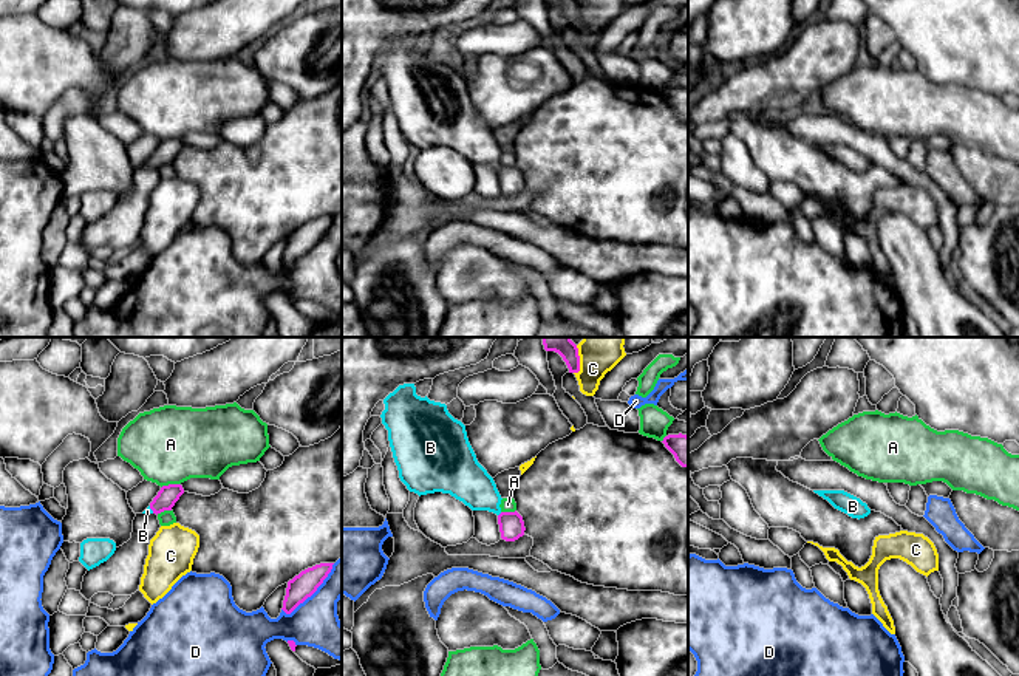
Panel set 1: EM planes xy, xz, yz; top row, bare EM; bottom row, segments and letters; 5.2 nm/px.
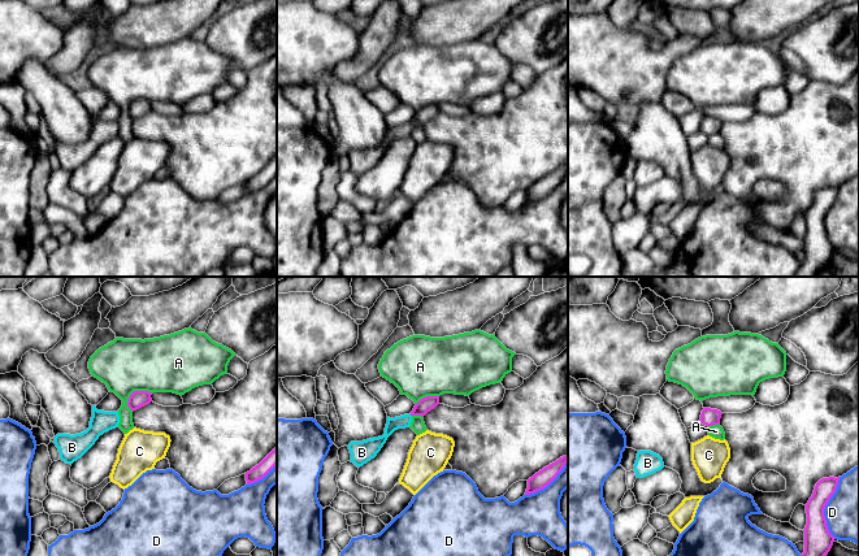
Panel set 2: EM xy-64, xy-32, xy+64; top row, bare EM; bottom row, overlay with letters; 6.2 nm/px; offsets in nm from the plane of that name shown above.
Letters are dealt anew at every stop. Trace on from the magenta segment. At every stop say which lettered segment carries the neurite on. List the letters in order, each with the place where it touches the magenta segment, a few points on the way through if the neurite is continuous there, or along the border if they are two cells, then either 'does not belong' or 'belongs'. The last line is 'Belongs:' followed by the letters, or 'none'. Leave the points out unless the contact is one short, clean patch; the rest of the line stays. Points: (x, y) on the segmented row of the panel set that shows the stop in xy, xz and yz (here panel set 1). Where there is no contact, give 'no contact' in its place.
A: meets magenta in xy at (170, 484); does not belong
B: meets magenta in xz at (500, 514); runs through xz (511, 523), (500, 514), (466, 480); belongs
C: meets magenta in xz at (579, 361); border along xz (575, 345), (579, 370), (574, 373); does not belong
D: meets magenta in xy at (311, 594); does not belong
Belongs: B

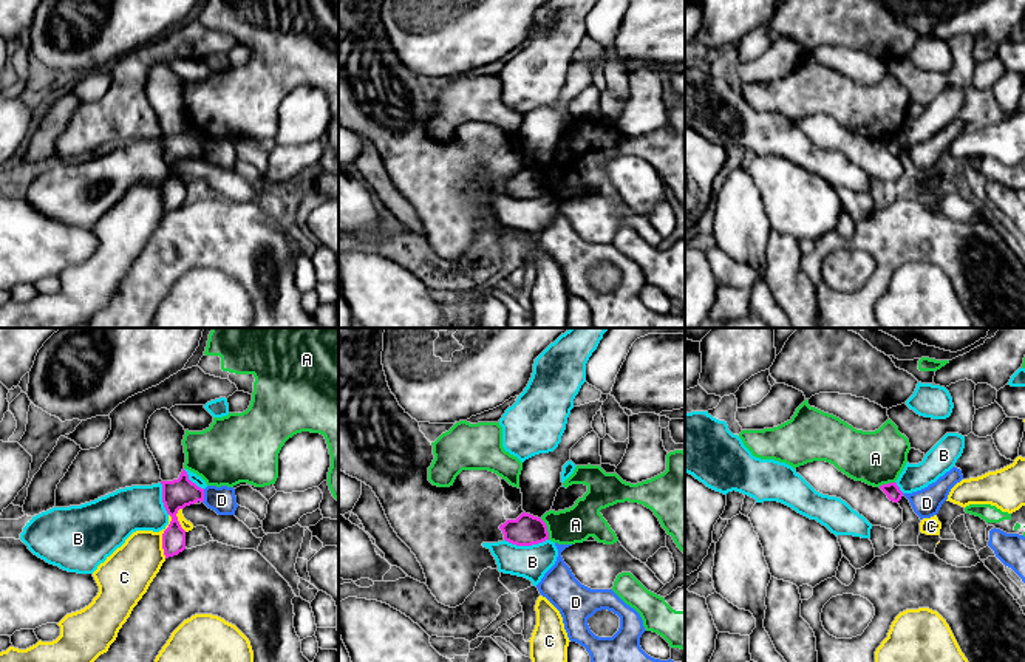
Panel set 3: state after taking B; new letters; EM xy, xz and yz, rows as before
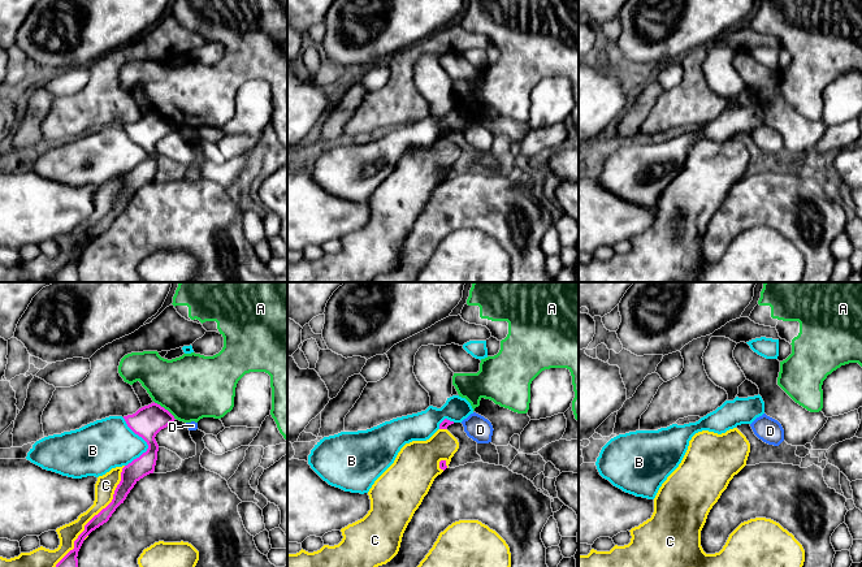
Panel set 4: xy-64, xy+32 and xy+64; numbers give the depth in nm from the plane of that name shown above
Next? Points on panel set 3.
A: meets magenta in xz at (546, 529); border along xz (540, 518), (546, 526), (549, 539); does not belong
B: meets magenta in xz at (526, 545); does not belong
C: meets magenta in xy at (163, 535); does not belong
D: meets magenta in xy at (203, 495); border along xy (204, 489), (201, 501); does not belong
Belongs: none

